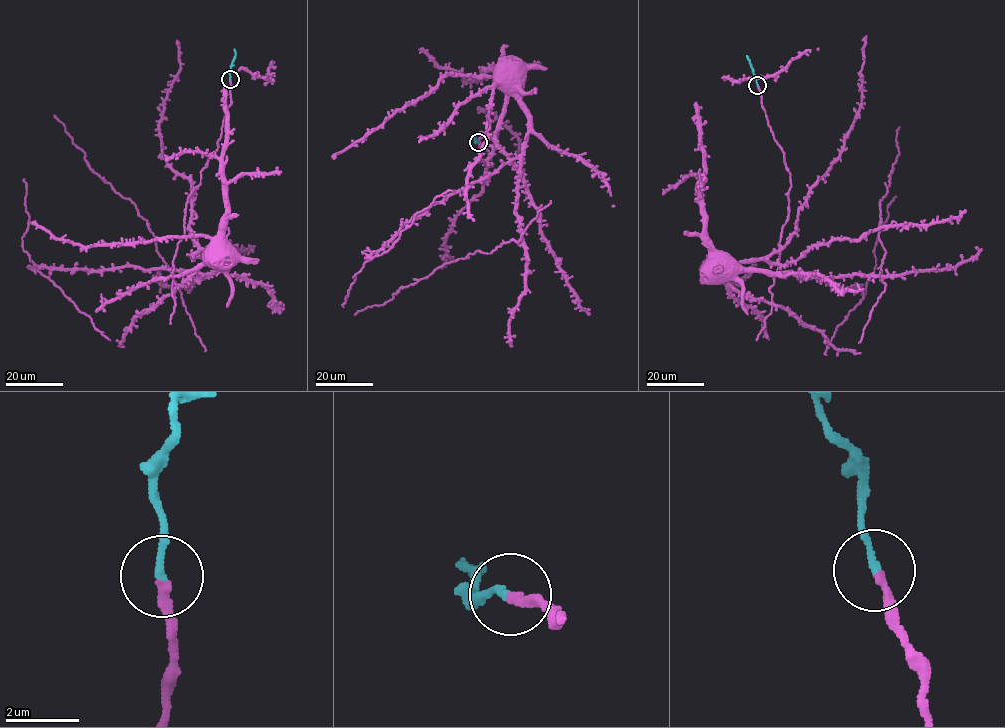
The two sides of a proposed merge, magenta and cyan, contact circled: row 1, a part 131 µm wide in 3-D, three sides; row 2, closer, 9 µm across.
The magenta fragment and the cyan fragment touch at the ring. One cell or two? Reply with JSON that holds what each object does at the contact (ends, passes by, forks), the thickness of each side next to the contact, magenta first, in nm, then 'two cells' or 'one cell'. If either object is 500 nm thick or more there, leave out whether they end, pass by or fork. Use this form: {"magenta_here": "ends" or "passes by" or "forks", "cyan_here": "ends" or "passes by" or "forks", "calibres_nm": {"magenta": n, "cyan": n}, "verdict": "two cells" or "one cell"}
{"magenta_here": "ends", "cyan_here": "ends", "calibres_nm": {"magenta": 240, "cyan": 200}, "verdict": "one cell"}

